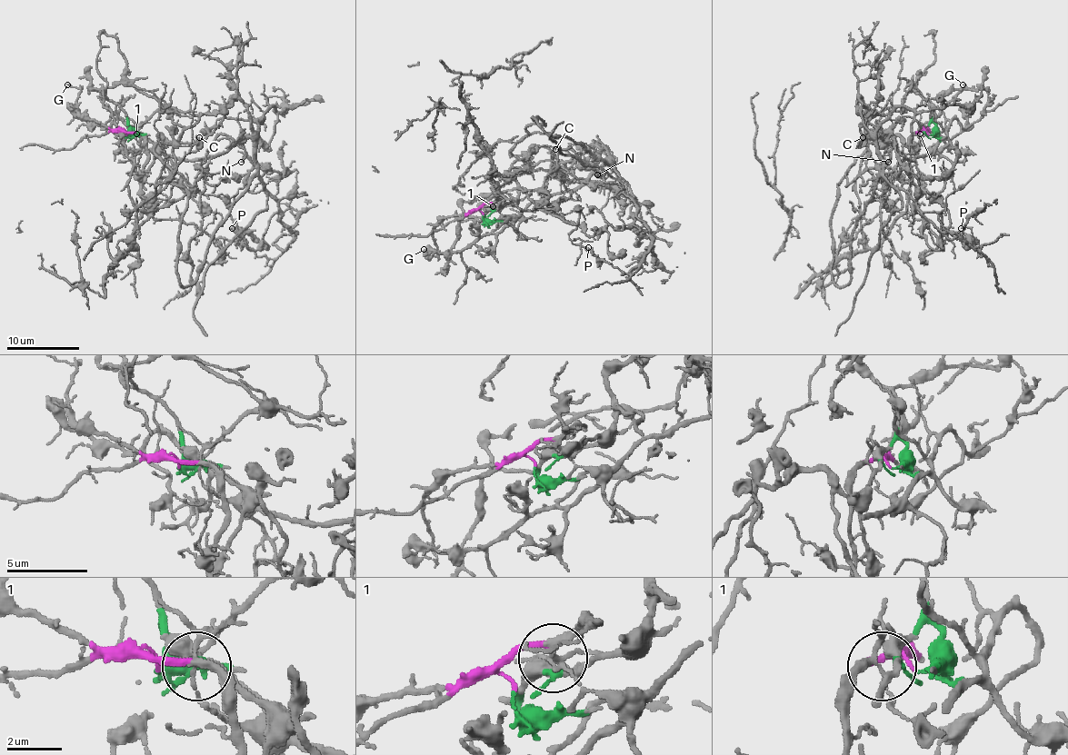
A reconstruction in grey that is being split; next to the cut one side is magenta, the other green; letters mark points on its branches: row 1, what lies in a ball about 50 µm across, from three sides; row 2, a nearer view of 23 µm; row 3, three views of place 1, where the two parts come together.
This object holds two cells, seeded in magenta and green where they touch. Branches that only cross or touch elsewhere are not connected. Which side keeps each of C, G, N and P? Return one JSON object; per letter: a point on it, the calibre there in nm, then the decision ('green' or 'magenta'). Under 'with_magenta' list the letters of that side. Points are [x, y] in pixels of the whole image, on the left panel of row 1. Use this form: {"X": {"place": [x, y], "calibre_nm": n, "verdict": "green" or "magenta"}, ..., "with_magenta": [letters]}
{"C": {"place": [199, 137], "calibre_nm": 120, "verdict": "green"}, "G": {"place": [67, 84], "calibre_nm": 120, "verdict": "magenta"}, "N": {"place": [241, 162], "calibre_nm": 110, "verdict": "green"}, "P": {"place": [232, 228], "calibre_nm": 130, "verdict": "green"}, "with_magenta": ["G"]}

